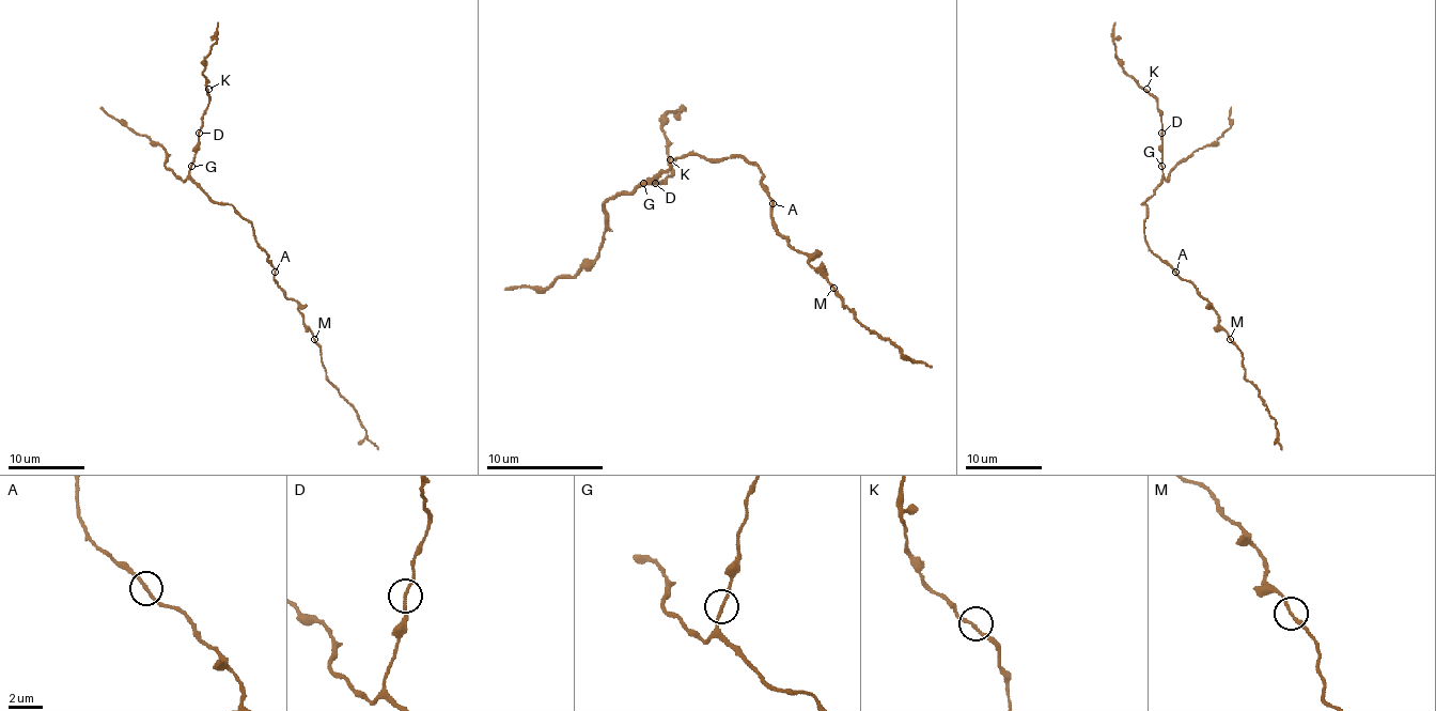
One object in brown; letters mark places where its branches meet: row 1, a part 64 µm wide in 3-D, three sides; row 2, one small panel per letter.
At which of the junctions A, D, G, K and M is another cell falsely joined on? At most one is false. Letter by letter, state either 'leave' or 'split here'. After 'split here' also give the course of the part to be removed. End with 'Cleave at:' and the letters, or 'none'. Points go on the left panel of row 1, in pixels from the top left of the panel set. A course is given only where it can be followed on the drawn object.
A: leave
D: leave
G: leave
K: leave
M: leave
Cleave at: none

